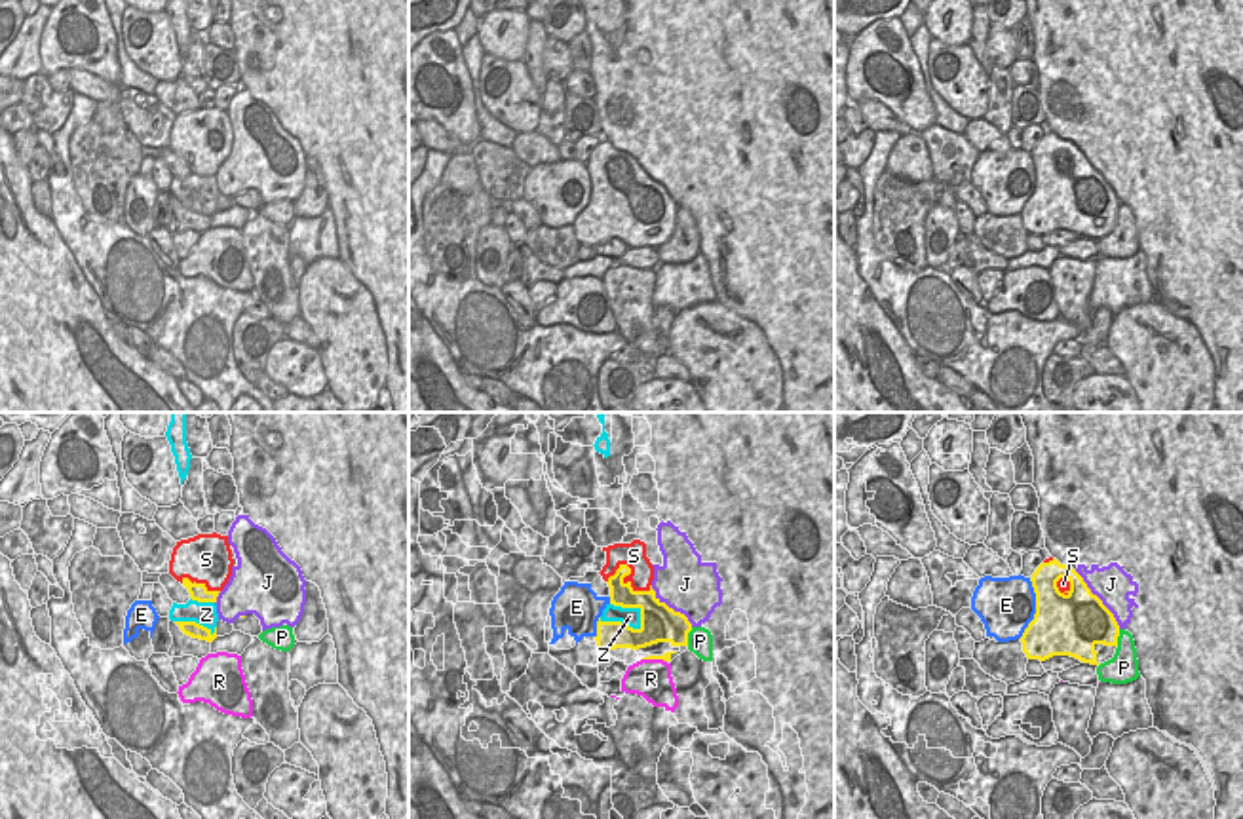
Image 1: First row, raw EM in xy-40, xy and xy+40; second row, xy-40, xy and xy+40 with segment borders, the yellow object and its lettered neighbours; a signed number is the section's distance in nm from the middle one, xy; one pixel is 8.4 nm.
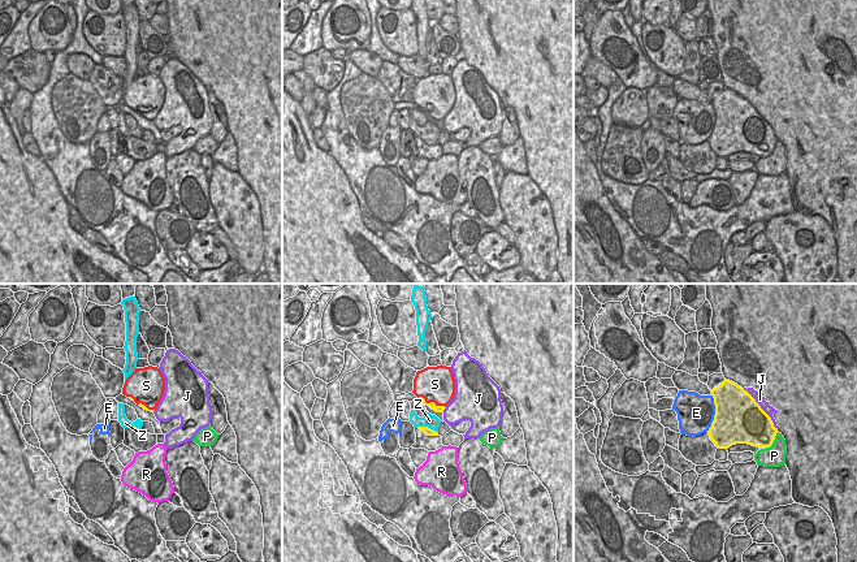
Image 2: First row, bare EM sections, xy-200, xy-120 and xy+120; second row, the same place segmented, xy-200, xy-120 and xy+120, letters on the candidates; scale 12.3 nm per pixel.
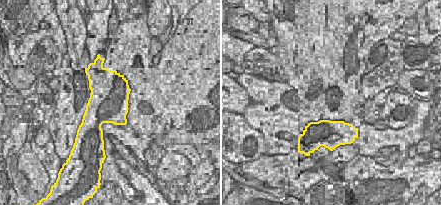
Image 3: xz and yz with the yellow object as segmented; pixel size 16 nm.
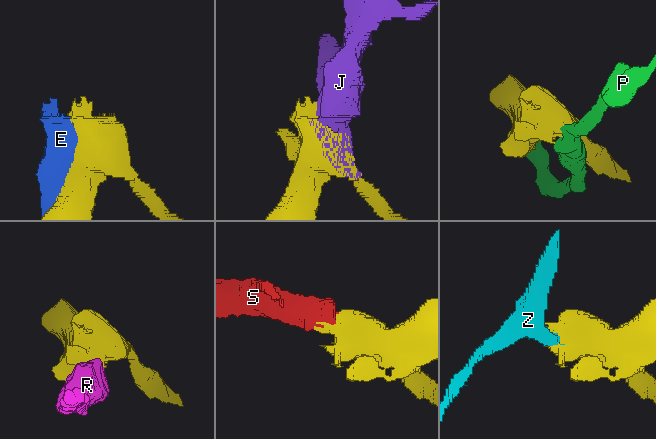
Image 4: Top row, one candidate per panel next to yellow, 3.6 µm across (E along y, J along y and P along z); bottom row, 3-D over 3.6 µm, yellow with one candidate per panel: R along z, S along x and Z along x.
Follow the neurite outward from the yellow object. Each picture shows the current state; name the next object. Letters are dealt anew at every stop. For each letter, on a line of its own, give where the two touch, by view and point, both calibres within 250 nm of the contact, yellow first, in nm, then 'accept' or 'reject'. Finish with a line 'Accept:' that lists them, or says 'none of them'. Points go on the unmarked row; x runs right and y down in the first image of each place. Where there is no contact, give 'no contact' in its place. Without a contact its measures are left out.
E: xy+40 (1036, 183) | 480/480 nm | reject
J: xy+40 (1099, 173) | 480/320 nm | accept
P: xy (687, 211) | 320/220 nm | reject
R: xy (654, 232) | 70/320 nm | reject
S: xy (626, 149) | 190/200 nm | reject
Z: xy (628, 200) | 280/160 nm | reject
Accept: J

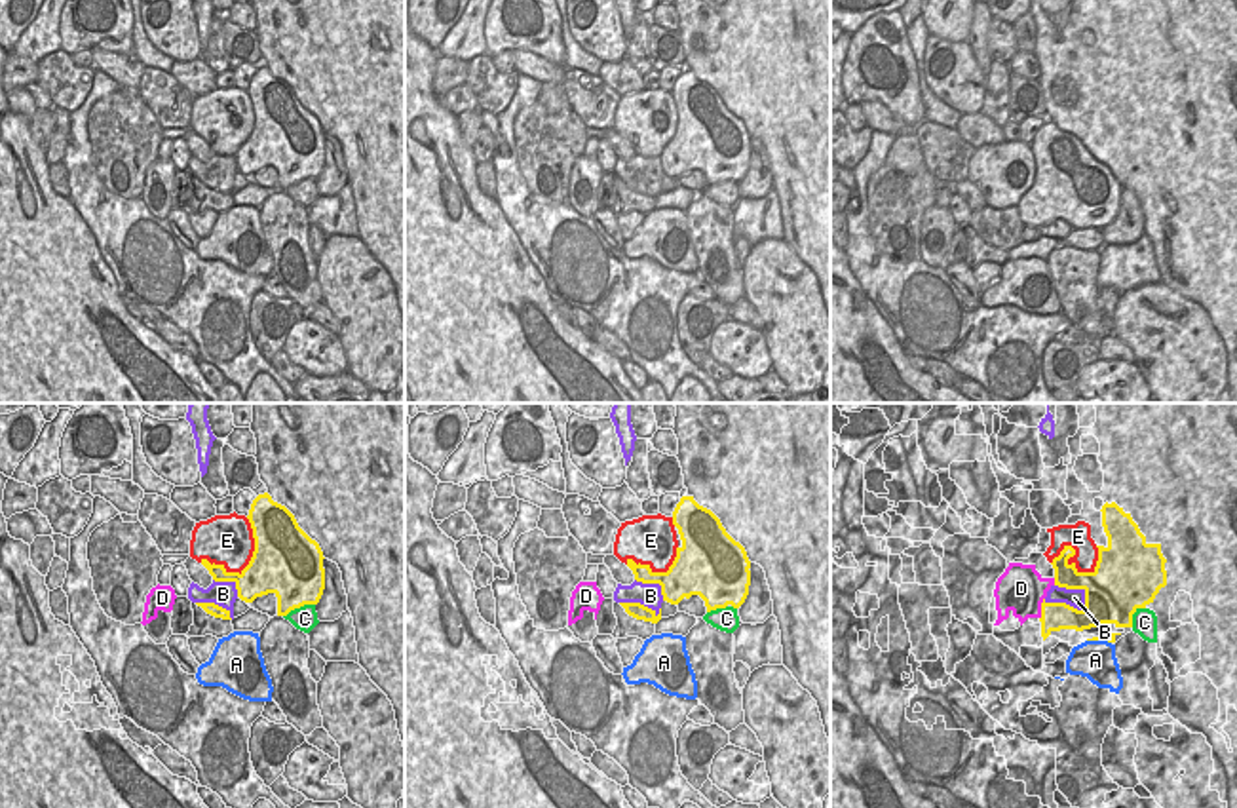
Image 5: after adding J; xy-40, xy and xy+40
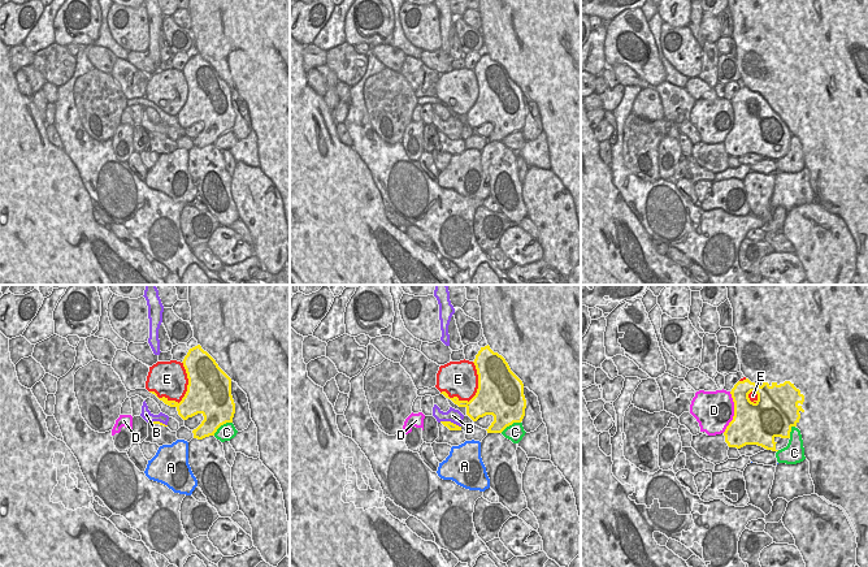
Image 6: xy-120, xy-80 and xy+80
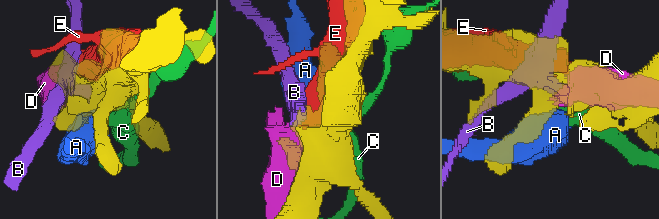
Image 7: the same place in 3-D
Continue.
A: xy+40 (1099, 213) | 70/320 nm | reject
B: xy+40 (1072, 181) | 280/160 nm | reject
C: xy-40 (299, 181) | 460/220 nm | reject
D: xy+40 (1042, 183) | 240/400 nm | reject
E: xy+40 (1072, 137) | 190/200 nm | reject
Accept: none of them

